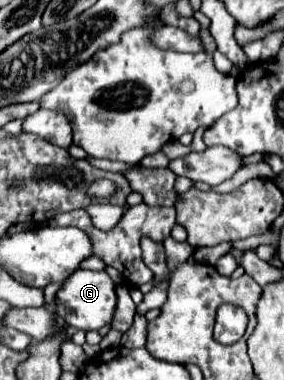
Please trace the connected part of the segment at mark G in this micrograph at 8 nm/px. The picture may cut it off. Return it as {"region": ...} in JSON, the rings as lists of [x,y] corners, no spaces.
{"region":[[[77,269],[55,293],[55,315],[63,319],[67,325],[83,331],[99,329],[113,319],[115,311],[115,285],[105,271],[89,271]]]}

